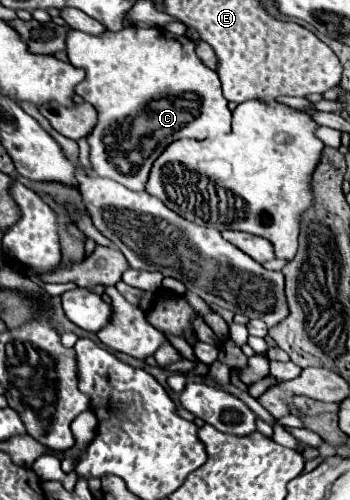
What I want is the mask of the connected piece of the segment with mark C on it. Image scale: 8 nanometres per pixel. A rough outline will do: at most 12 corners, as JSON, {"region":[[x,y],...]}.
{"region":[[165,29],[67,37],[91,165],[143,191],[161,151],[229,131],[219,77]]}

